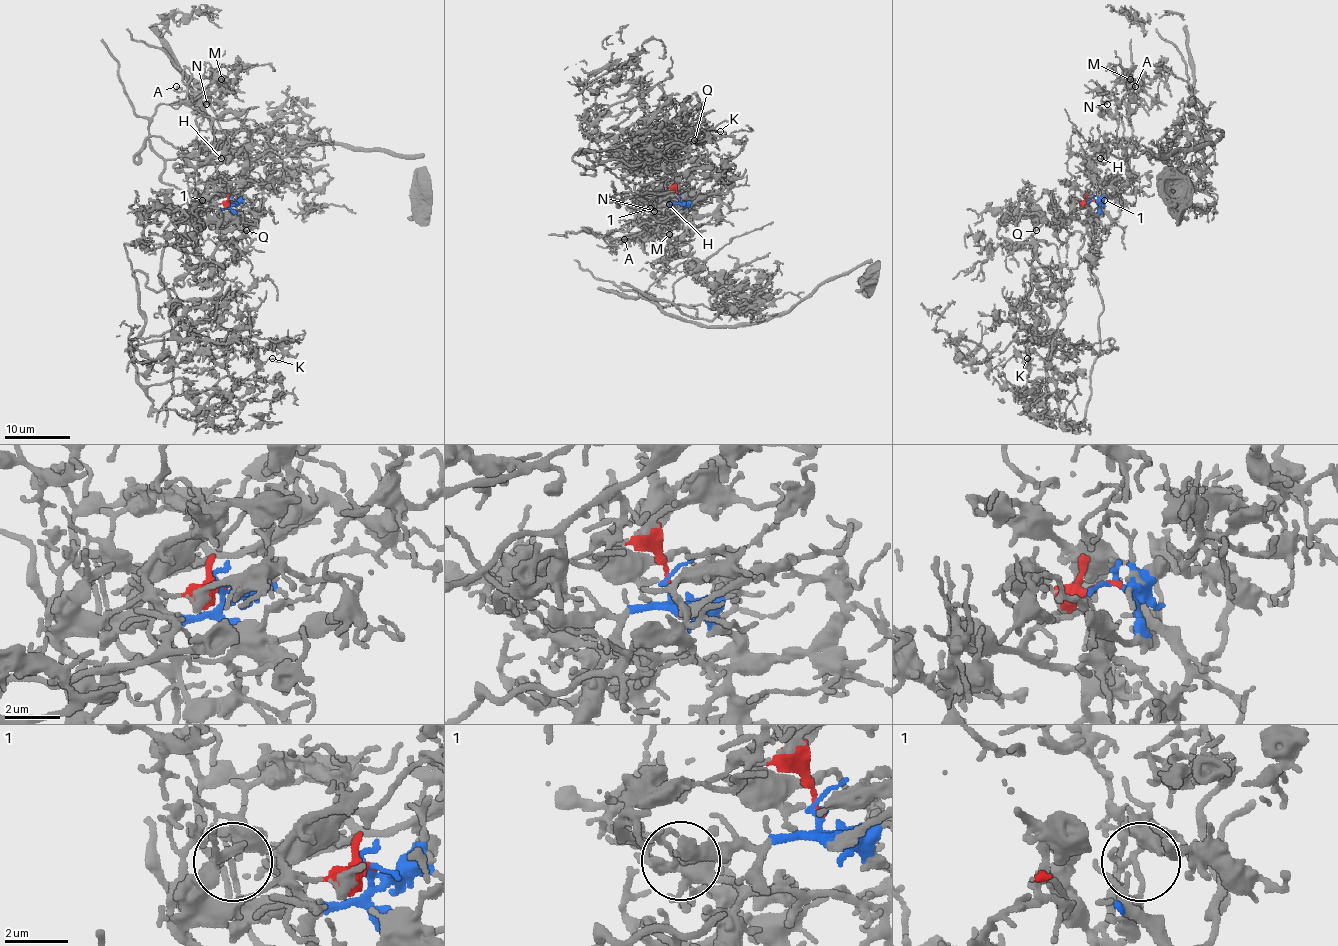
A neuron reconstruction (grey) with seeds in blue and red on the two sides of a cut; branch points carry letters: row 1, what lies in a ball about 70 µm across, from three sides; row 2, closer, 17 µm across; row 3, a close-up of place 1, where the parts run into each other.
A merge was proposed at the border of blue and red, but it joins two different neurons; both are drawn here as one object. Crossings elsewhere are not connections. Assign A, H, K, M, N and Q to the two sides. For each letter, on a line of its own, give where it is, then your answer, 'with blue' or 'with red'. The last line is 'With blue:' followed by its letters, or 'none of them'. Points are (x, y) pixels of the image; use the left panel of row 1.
A: at (176, 86); with blue
H: at (221, 158); with blue
K: at (272, 358); with red
M: at (221, 79); with blue
N: at (206, 104); with blue
Q: at (246, 230); with red
With blue: A, H, M, N

